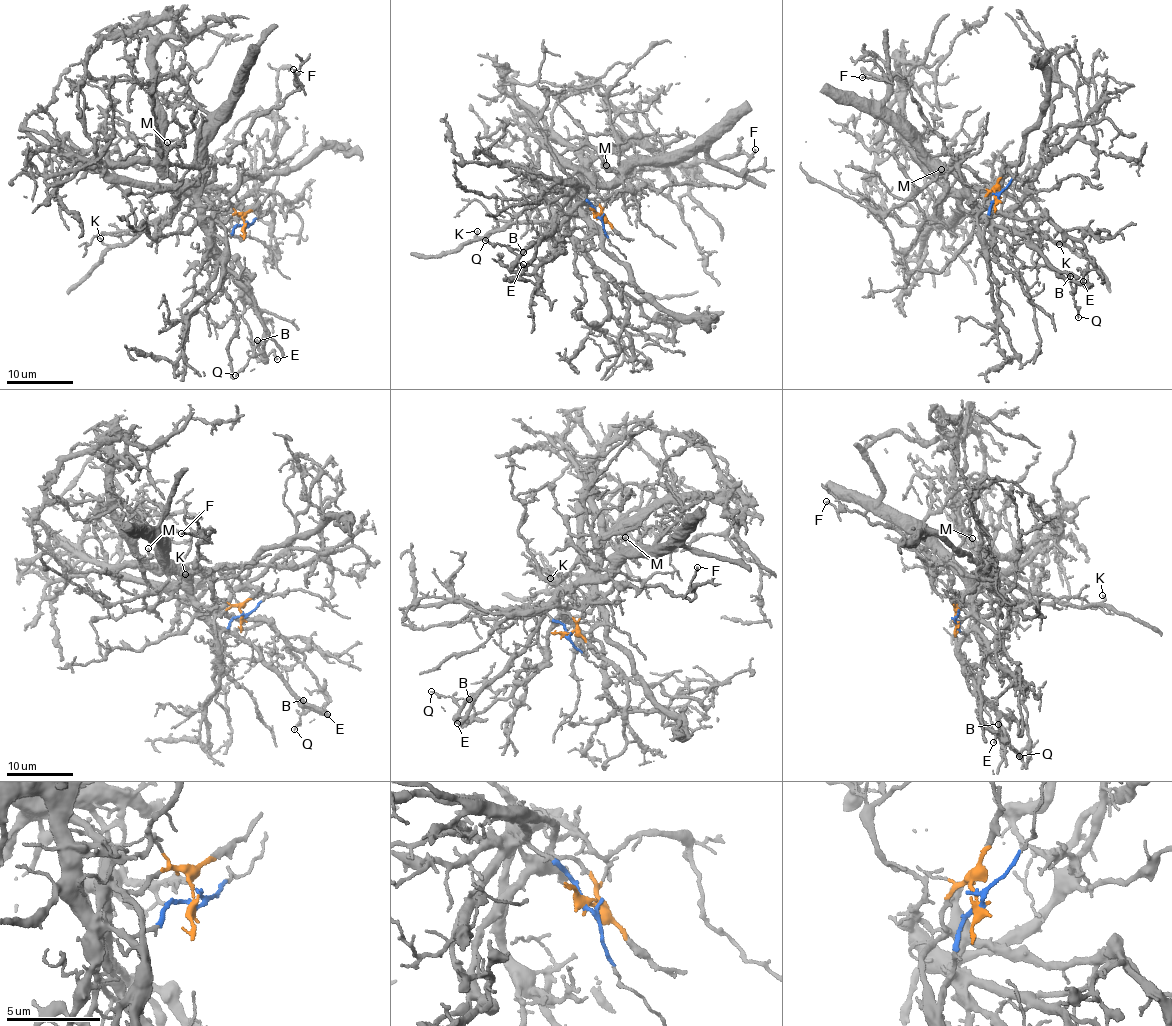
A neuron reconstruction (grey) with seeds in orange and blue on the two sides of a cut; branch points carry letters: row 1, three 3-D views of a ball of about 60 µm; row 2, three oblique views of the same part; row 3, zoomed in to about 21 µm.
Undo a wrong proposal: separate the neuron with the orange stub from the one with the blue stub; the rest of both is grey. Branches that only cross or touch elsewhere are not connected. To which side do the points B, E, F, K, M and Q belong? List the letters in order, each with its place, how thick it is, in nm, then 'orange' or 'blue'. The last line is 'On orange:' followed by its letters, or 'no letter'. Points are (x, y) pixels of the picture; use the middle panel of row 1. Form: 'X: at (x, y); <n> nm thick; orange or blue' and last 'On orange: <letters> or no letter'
B: at (523, 252); 130 nm thick; blue
E: at (523, 264); 90 nm thick; blue
F: at (755, 149); 130 nm thick; orange
K: at (477, 231); 140 nm thick; orange
M: at (606, 165); 120 nm thick; orange
Q: at (485, 240); 140 nm thick; blue
On orange: F, K, M

